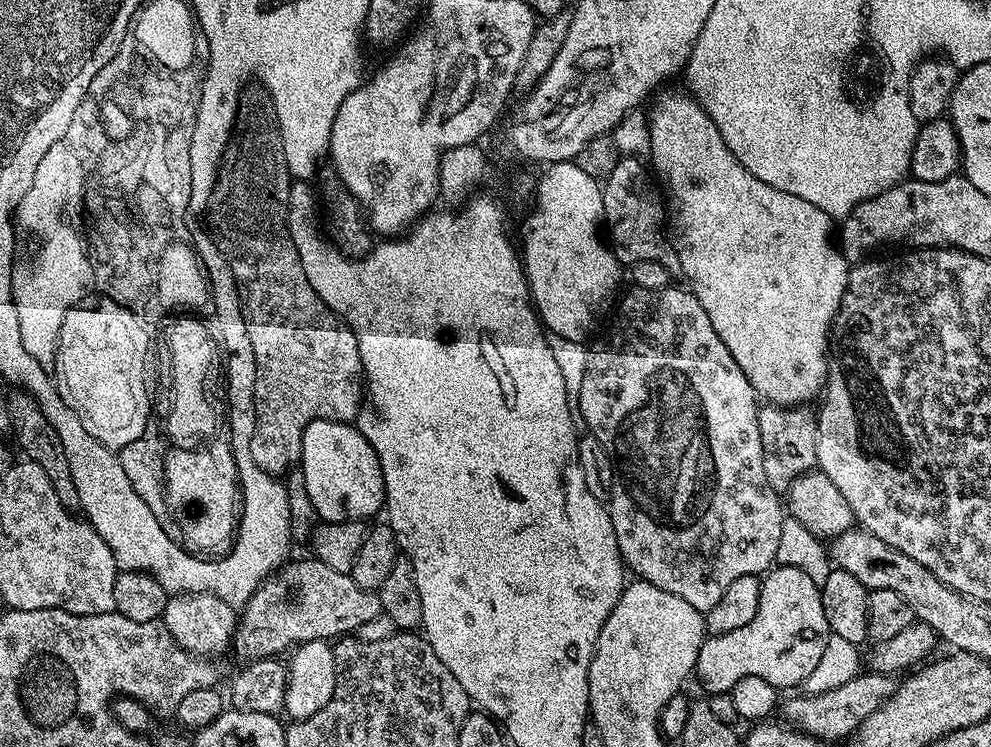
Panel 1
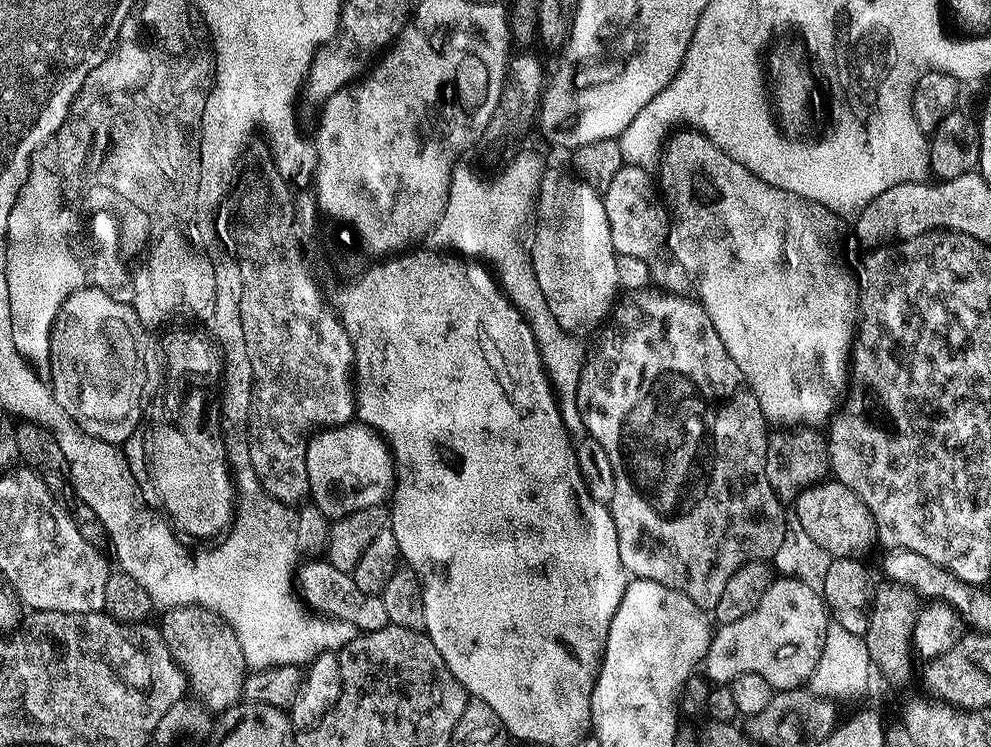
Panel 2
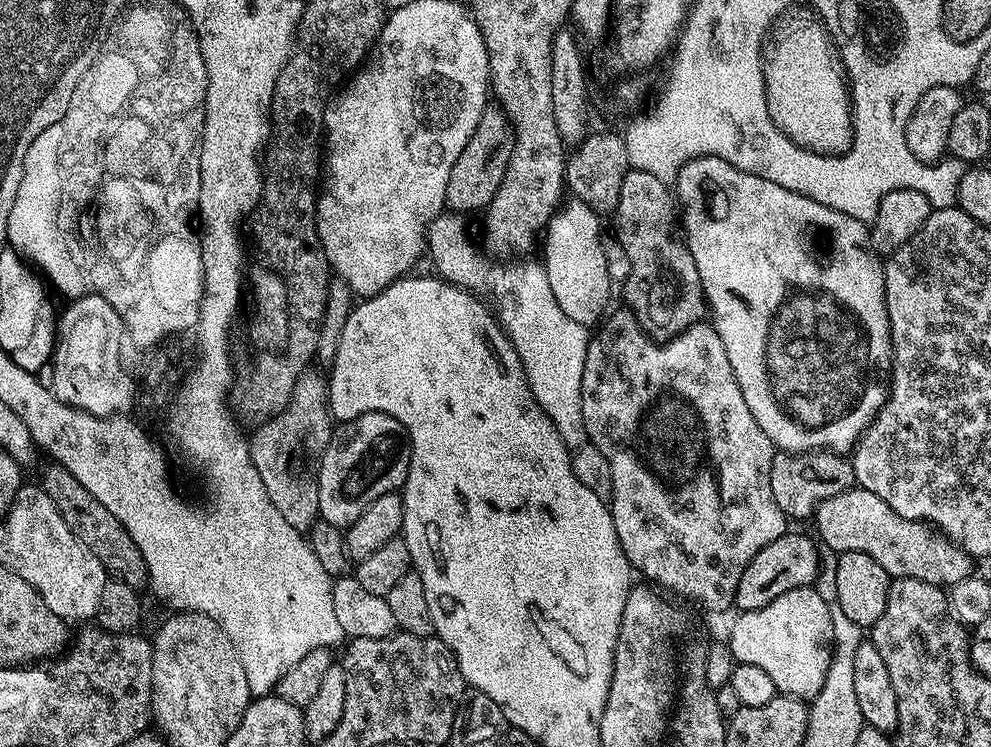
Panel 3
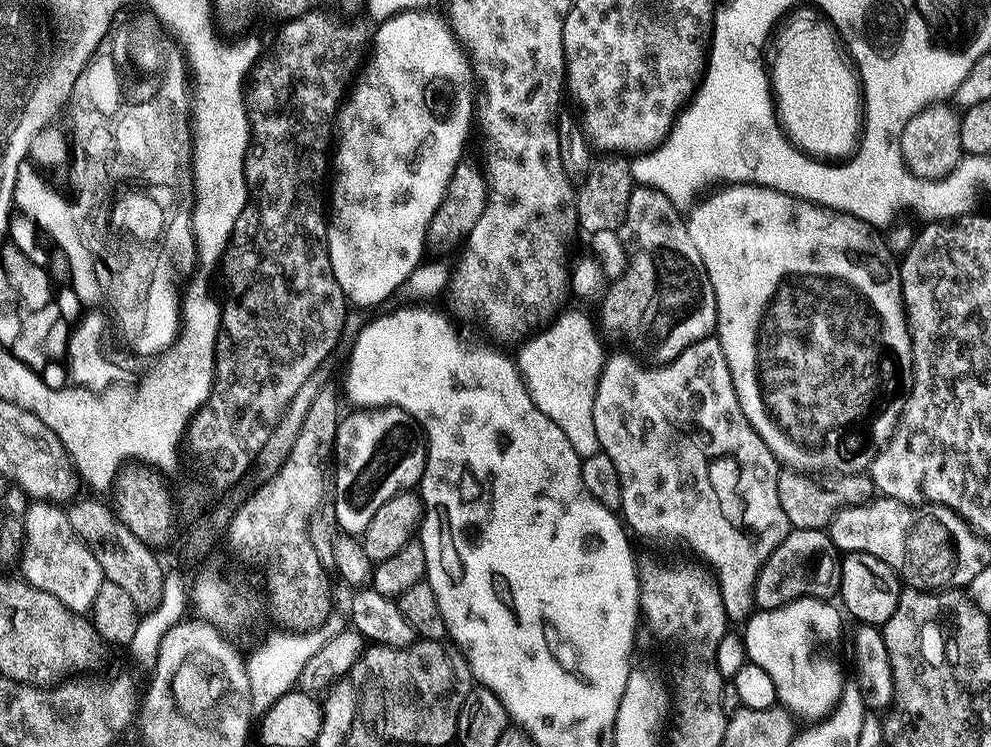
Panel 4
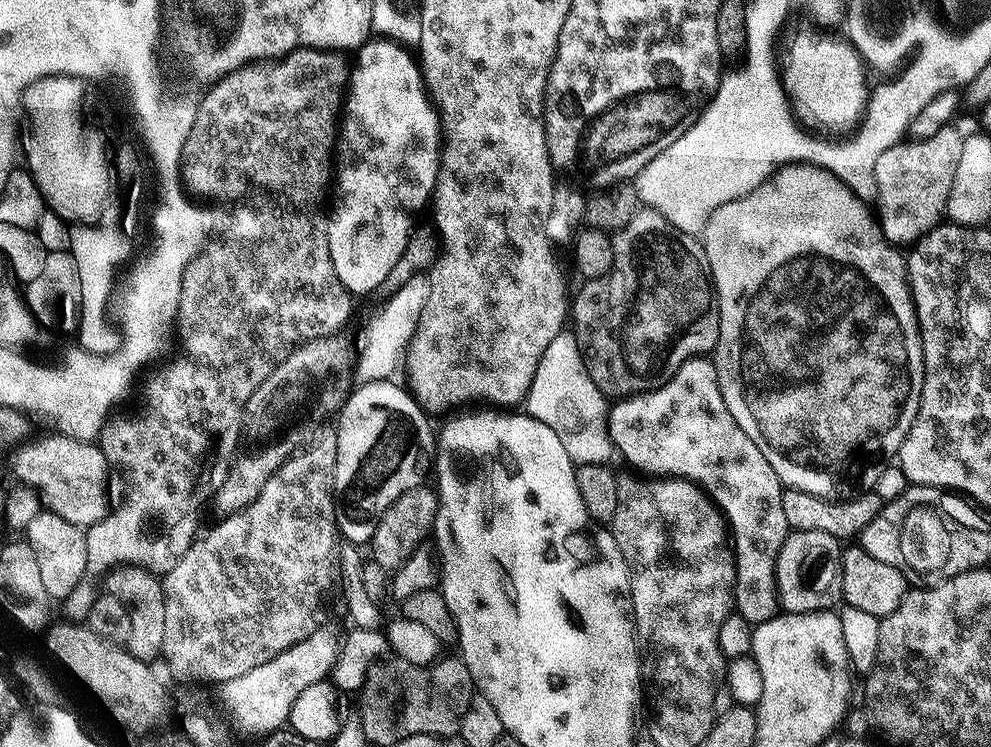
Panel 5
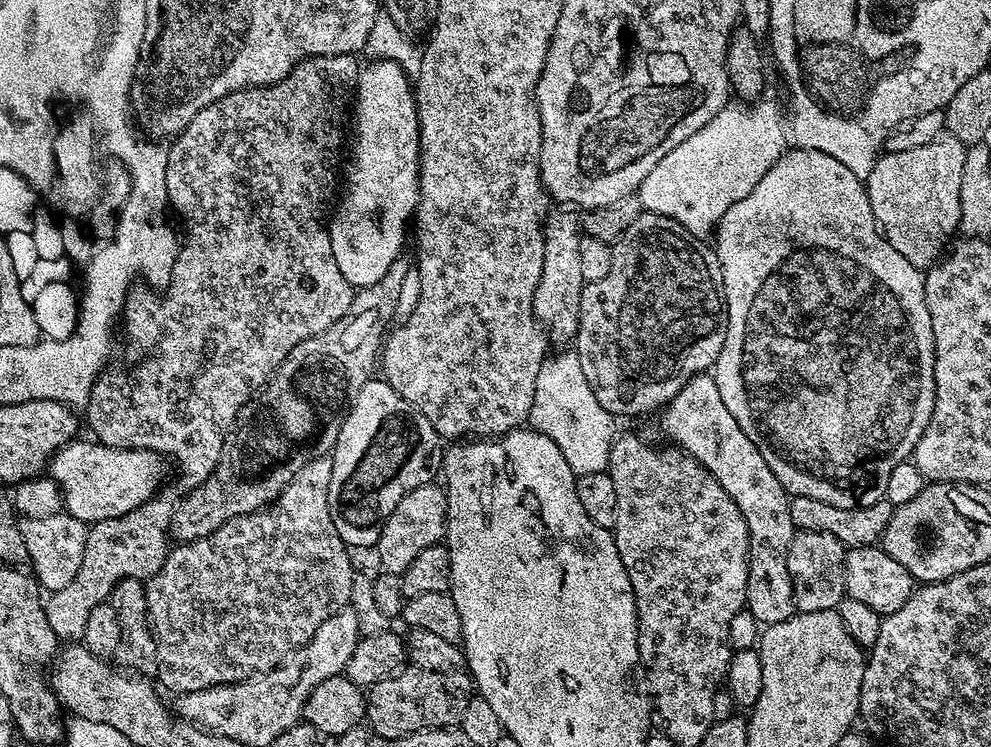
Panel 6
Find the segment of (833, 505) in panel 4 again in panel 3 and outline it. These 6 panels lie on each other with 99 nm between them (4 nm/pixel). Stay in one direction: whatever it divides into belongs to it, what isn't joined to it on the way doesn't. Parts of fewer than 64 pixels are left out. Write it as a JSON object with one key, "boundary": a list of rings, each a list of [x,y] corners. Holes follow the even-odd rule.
{"boundary":[[[777,451],[770,466],[770,494],[778,502],[778,510],[789,521],[815,517],[816,508],[822,502],[834,498],[853,487],[852,465],[843,455],[833,452],[794,452]]]}

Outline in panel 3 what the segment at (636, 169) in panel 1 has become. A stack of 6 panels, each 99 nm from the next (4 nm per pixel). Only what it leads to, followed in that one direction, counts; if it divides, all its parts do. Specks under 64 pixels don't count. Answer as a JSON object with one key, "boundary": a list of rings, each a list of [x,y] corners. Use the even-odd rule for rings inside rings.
{"boundary":[[[635,170],[628,171],[626,178],[622,182],[622,194],[618,198],[618,206],[614,213],[614,219],[616,219],[616,232],[614,232],[614,239],[620,243],[622,250],[626,250],[626,258],[630,258],[630,278],[622,286],[625,300],[623,300],[623,303],[626,305],[628,311],[634,314],[634,318],[638,323],[640,323],[640,327],[643,328],[653,340],[657,342],[667,342],[673,340],[676,336],[681,336],[687,328],[692,328],[695,324],[701,323],[706,316],[704,287],[698,278],[698,266],[694,266],[694,258],[690,254],[688,245],[678,235],[678,204],[674,199],[673,189],[669,187],[665,181],[654,178],[652,174],[646,174],[645,172],[638,172]]]}

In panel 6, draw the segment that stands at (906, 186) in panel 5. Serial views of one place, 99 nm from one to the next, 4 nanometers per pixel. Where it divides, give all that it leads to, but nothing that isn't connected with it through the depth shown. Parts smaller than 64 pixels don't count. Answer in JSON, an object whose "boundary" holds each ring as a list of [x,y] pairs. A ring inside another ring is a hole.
{"boundary":[[[942,134],[914,150],[885,151],[870,170],[866,181],[870,210],[874,210],[874,218],[890,246],[915,268],[931,268],[957,235],[966,156],[961,140]]]}

